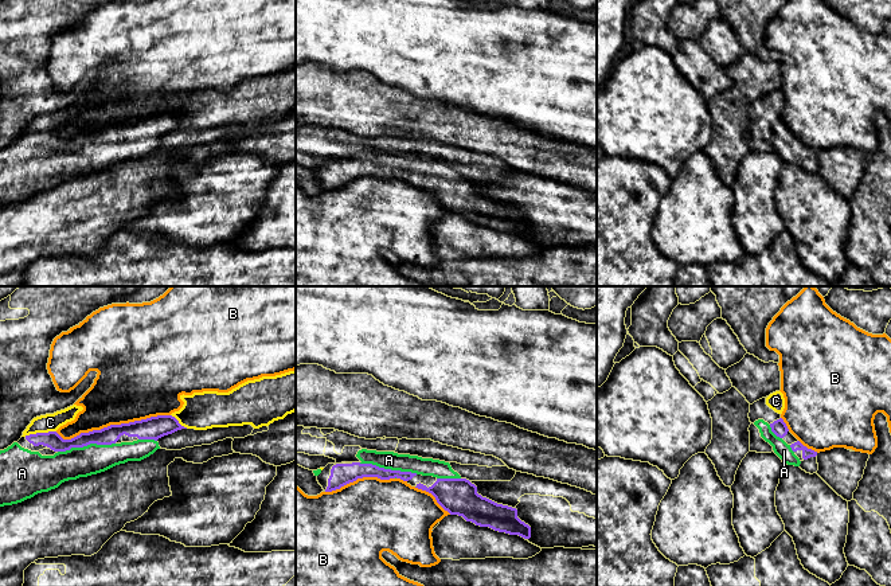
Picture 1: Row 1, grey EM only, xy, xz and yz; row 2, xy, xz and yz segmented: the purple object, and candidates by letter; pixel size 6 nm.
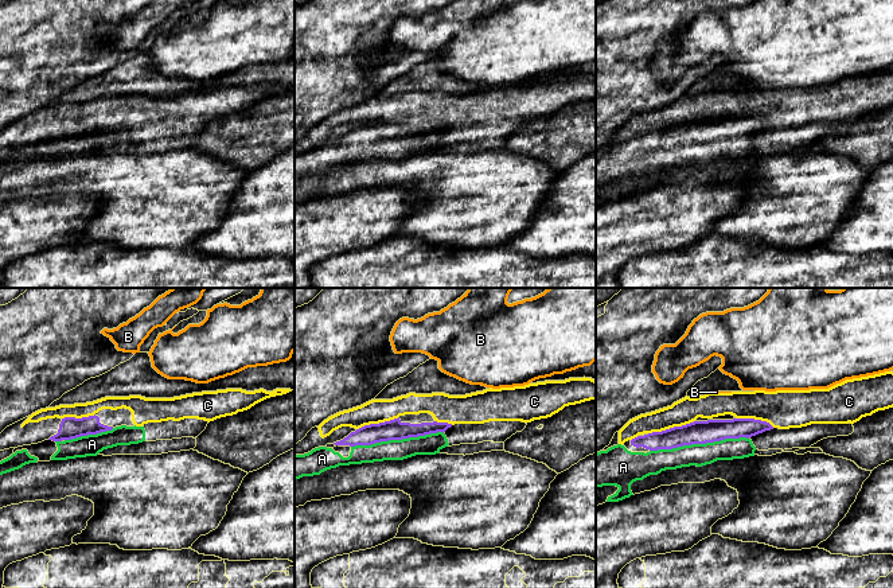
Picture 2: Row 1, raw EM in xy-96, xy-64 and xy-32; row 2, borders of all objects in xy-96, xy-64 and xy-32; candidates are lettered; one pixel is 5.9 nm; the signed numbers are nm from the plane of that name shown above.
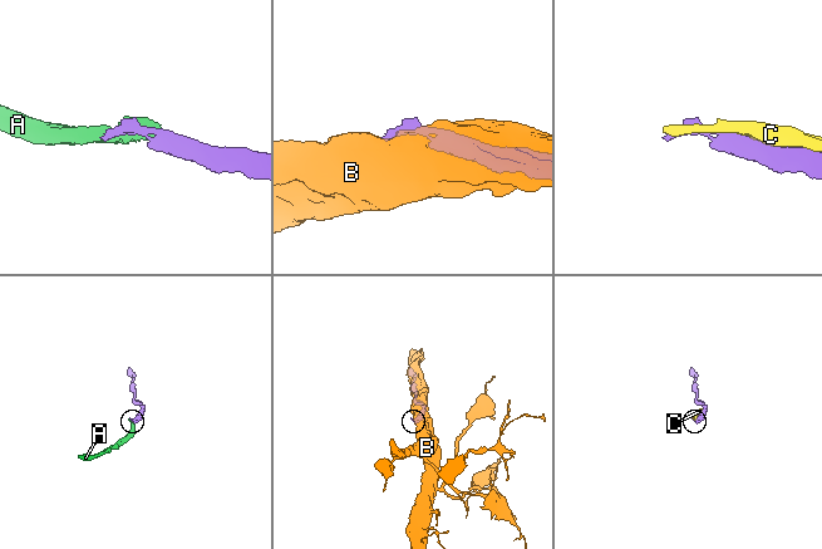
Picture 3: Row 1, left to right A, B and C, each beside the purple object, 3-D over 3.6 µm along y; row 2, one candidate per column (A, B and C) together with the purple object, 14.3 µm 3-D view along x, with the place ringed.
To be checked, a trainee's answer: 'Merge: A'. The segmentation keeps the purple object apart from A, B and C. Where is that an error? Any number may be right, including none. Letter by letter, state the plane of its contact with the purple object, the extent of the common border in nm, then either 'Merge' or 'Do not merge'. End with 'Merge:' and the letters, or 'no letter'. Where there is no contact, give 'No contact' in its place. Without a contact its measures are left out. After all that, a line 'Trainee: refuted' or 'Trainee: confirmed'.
A: Touches purple in xy. Shared border 340 nm. Merge
B: Touches purple in xy. Shared border 700 nm. Do not merge
C: Touches purple in xy. Shared border 190 nm. Do not merge
Merge: A
Trainee: confirmed

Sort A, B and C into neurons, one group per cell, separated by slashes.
A / B / C

